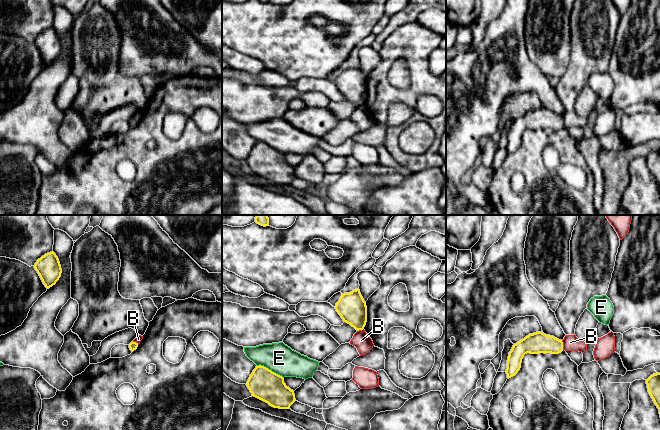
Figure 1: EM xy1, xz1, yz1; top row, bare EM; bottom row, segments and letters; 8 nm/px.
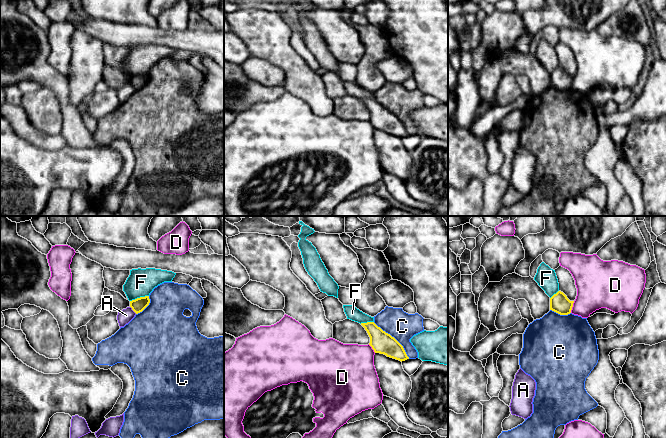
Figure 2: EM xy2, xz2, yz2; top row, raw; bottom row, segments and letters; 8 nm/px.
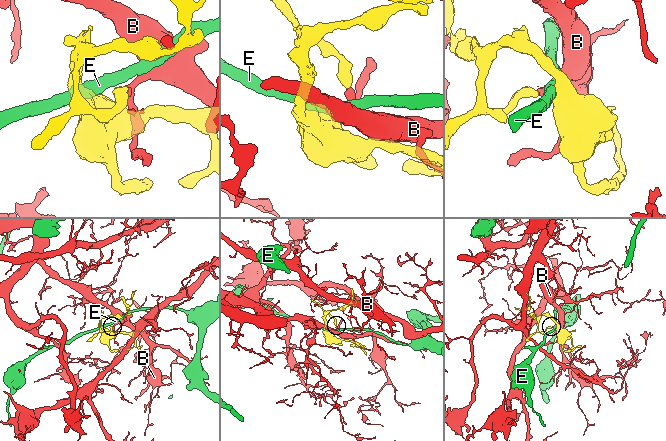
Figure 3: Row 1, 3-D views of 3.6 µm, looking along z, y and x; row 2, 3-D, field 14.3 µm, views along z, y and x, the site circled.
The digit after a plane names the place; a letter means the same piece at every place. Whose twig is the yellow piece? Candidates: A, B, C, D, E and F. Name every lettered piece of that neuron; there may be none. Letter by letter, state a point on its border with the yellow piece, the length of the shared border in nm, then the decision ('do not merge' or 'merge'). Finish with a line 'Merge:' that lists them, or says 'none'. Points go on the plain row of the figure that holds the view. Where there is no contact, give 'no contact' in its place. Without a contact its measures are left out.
A: xy2 (133, 86) | 80 nm | do not merge
B: yz1 (562, 121) | 80 nm | do not merge
C: xz2 (394, 114) | 420 nm | do not merge
D: yz2 (571, 83) | 100 nm | do not merge
E: xz1 (270, 146) | 240 nm | do not merge
F: xy2 (140, 73) | 160 nm | merge
Merge: F

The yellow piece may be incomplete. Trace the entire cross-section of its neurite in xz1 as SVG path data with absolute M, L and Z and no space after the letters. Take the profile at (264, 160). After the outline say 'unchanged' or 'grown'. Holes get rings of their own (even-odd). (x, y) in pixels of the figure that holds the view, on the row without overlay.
M256 142L247 159L252 172L279 185L290 185L296 177L294 167L286 162L284 154L264 142Z | unchanged

